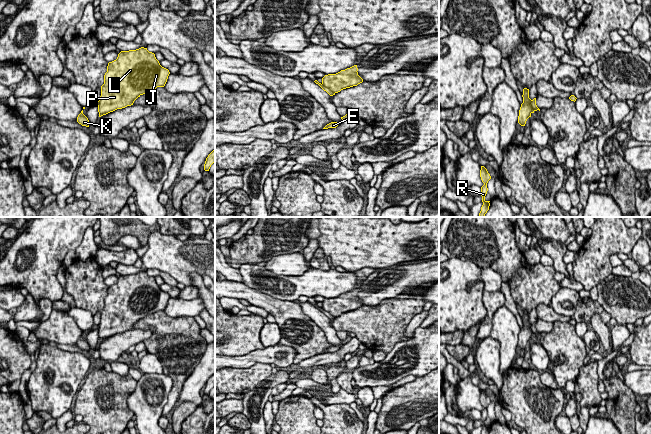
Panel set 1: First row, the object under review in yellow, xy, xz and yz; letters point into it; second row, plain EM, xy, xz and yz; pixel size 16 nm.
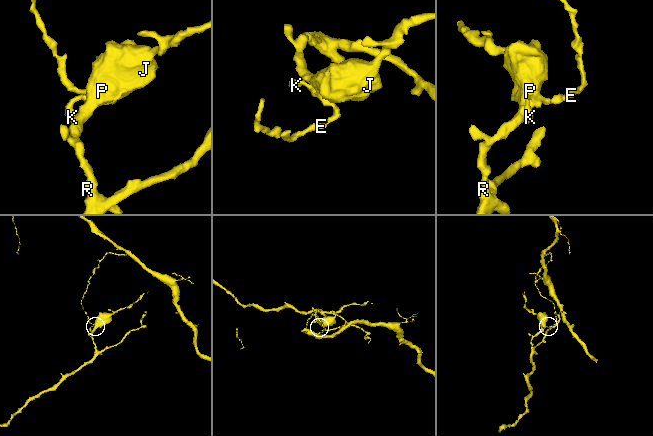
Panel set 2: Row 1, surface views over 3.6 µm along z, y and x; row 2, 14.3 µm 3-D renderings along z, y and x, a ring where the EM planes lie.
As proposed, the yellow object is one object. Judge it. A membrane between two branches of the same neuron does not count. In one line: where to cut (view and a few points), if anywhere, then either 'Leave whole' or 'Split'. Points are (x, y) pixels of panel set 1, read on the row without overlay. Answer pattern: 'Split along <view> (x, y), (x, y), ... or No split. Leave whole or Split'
Split along xz (322, 307), (334, 317). Split

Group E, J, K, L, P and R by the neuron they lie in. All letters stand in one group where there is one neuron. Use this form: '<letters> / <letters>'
E K / J L P R

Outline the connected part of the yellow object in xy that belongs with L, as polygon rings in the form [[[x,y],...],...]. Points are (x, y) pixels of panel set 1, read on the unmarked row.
[[[147,272],[121,275],[116,284],[108,287],[107,296],[104,299],[98,330],[99,341],[131,330],[141,319],[157,311],[164,311],[169,298],[169,294],[162,291],[155,278],[149,276]]]

